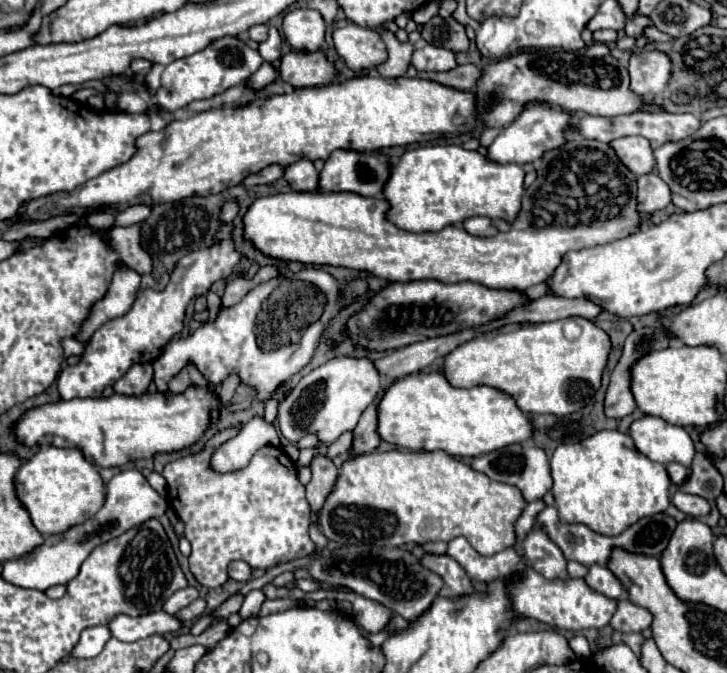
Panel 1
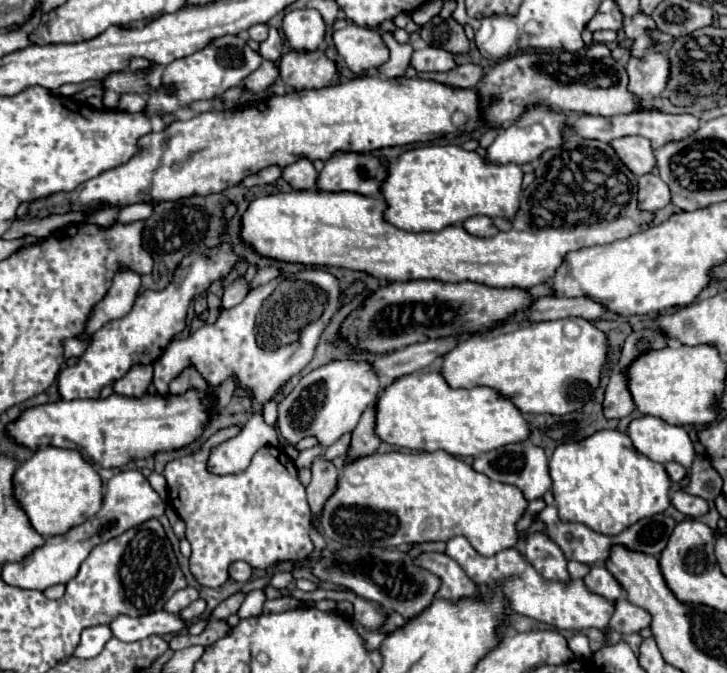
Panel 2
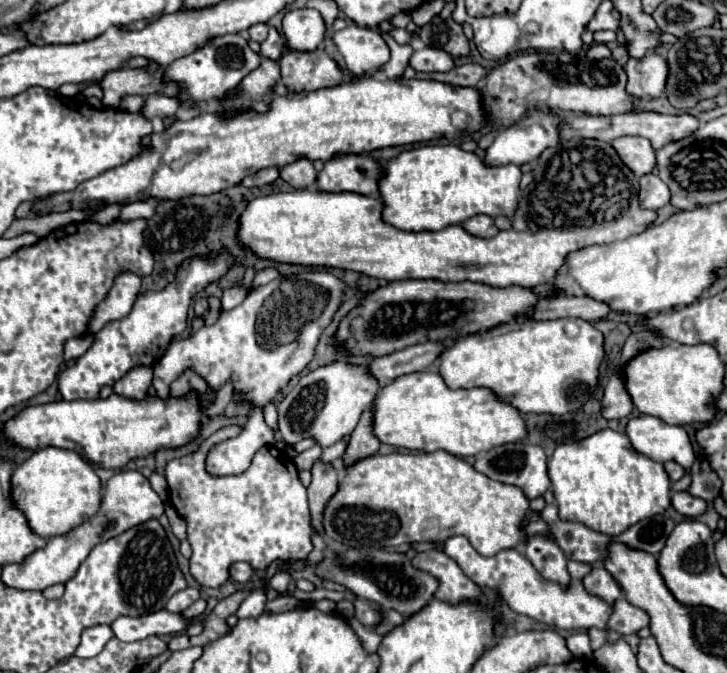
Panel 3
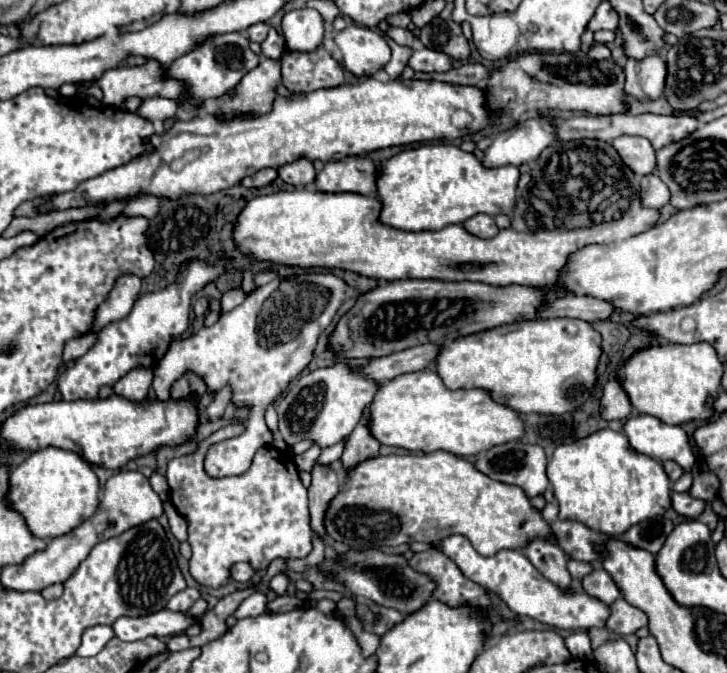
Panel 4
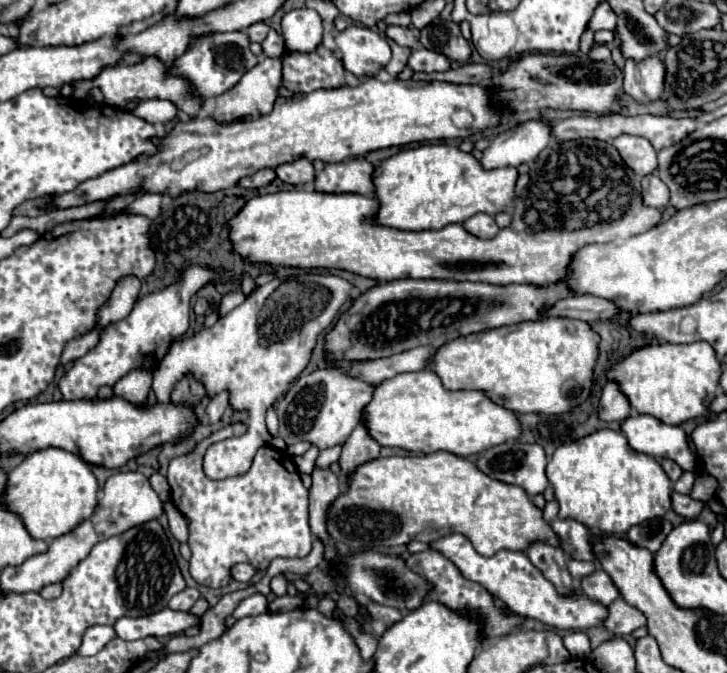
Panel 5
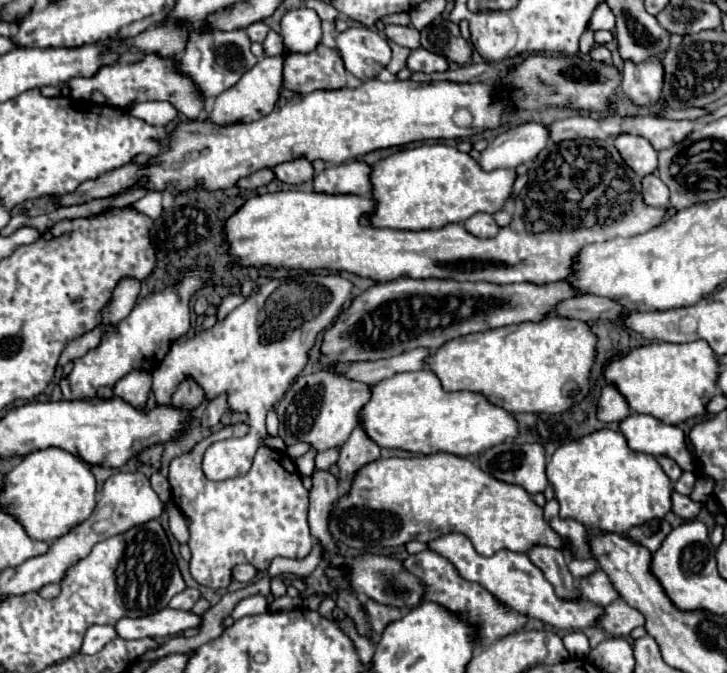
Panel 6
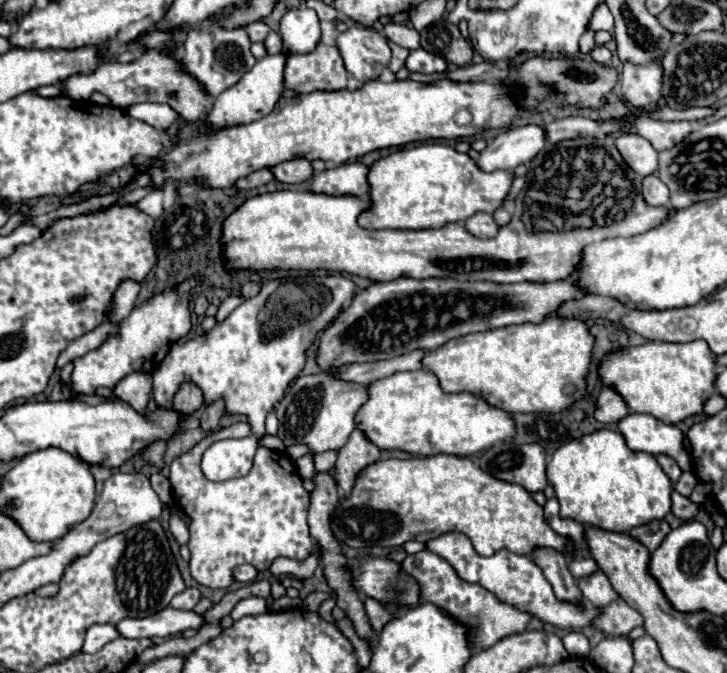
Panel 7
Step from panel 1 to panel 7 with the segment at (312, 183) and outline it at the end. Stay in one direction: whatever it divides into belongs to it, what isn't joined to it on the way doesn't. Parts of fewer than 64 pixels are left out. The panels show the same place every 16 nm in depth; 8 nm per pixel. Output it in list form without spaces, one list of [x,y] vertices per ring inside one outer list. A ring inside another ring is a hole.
[[[304,158],[278,164],[276,168],[272,168],[272,172],[280,182],[286,182],[286,184],[300,184],[300,182],[312,180],[312,164]]]

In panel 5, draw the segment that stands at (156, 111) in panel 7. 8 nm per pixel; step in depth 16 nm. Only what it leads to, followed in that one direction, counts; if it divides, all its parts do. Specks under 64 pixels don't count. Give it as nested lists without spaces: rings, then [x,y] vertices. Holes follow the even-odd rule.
[[[154,98],[154,100],[146,100],[142,104],[138,104],[138,108],[134,110],[136,116],[148,120],[148,122],[168,122],[172,118],[176,118],[176,104],[170,102],[170,100],[160,100],[160,98]]]

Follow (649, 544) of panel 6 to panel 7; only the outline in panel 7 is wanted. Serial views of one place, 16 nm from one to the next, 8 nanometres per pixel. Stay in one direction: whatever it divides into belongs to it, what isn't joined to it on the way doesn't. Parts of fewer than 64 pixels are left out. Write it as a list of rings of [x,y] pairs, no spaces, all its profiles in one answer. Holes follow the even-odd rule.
[[[652,520],[648,524],[632,528],[628,534],[634,540],[638,540],[642,546],[646,546],[650,552],[654,552],[662,544],[668,532],[670,532],[670,524],[666,520]]]

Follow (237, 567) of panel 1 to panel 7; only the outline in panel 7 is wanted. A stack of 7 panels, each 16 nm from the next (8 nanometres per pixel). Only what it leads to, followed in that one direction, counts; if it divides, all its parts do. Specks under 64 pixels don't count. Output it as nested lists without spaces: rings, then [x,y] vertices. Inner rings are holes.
[[[240,564],[240,566],[236,566],[234,568],[234,580],[238,580],[238,582],[254,582],[256,580],[256,568],[252,566],[252,564]]]

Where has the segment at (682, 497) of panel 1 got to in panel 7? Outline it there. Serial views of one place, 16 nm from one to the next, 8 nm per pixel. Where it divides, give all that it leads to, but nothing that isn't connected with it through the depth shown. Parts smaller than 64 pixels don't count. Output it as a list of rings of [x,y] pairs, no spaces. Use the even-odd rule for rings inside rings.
[[[672,492],[672,512],[682,518],[682,520],[692,520],[696,514],[698,514],[700,506],[694,504],[690,498],[678,494],[678,492]]]

